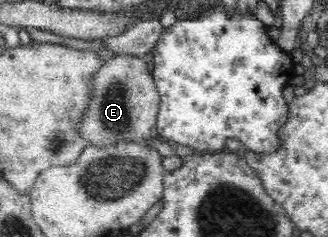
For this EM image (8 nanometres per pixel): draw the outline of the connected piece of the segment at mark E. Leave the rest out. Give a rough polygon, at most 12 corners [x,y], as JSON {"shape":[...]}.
{"shape":[[143,57],[95,74],[87,145],[153,147],[160,94]]}

